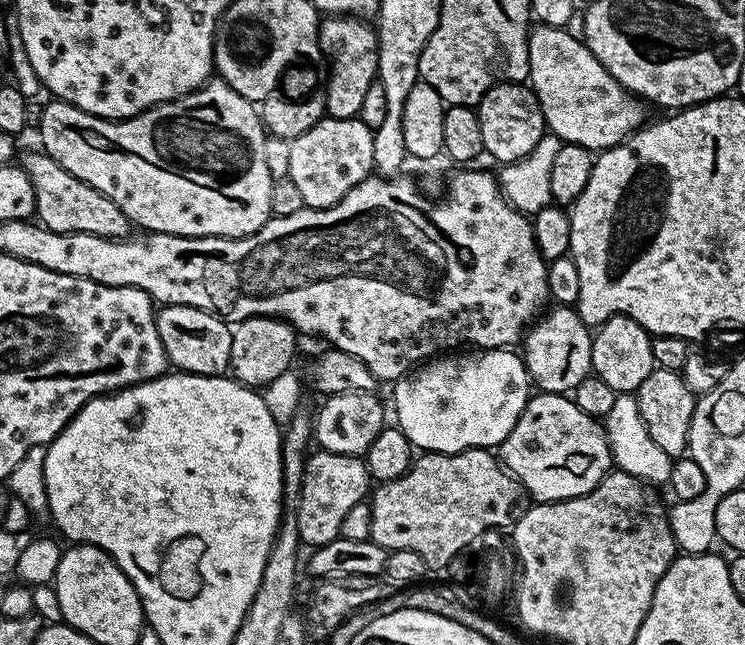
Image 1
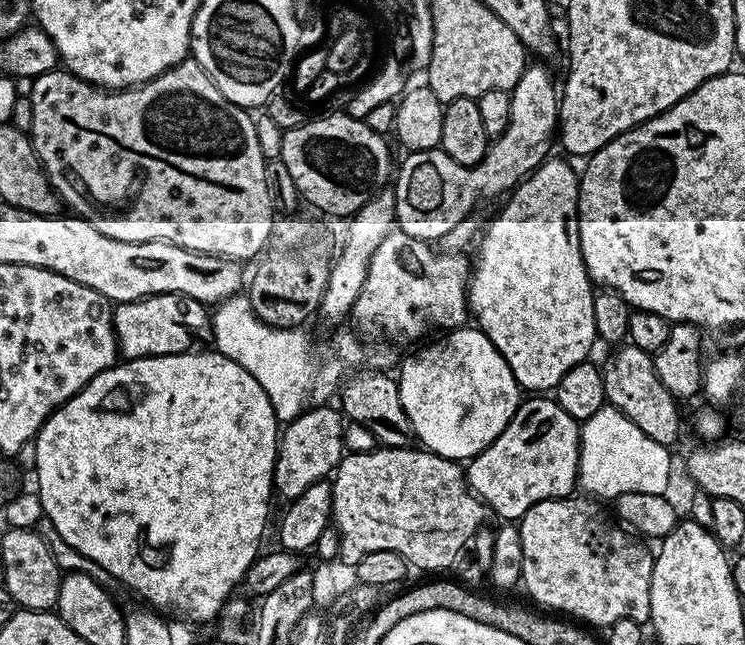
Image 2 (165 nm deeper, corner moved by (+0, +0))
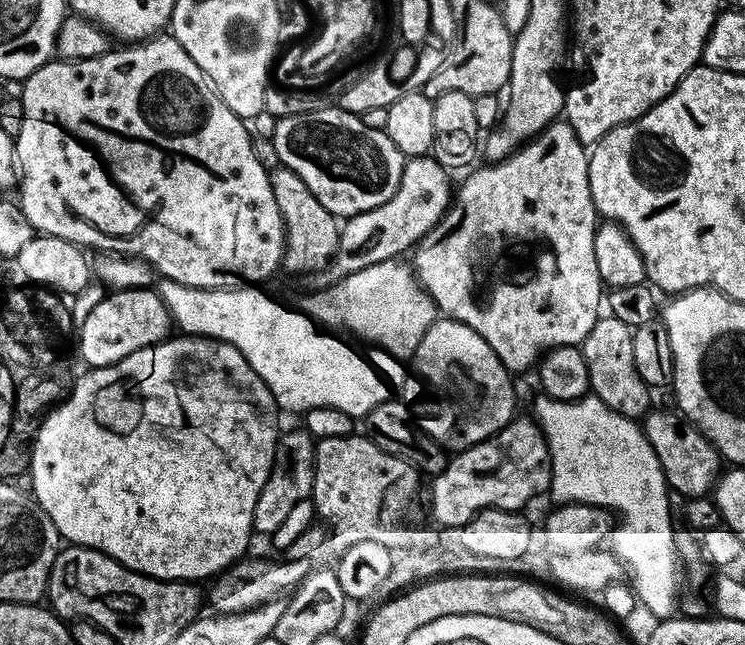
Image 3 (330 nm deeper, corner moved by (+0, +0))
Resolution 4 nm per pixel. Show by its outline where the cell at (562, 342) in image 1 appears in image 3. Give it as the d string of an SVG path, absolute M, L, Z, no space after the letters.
M553 122L540 131L539 136L516 149L512 155L499 162L485 163L485 168L477 172L469 171L454 192L454 199L448 205L444 217L436 223L419 242L410 256L410 263L421 286L428 291L430 298L436 303L437 309L447 319L457 320L470 330L474 330L494 350L496 357L503 362L509 373L524 372L535 365L545 352L562 346L577 346L584 343L586 334L594 328L594 322L602 315L602 281L598 274L598 262L594 262L594 238L598 227L598 213L590 198L590 182L588 181L588 157L585 145L580 143L574 130L566 122Z

